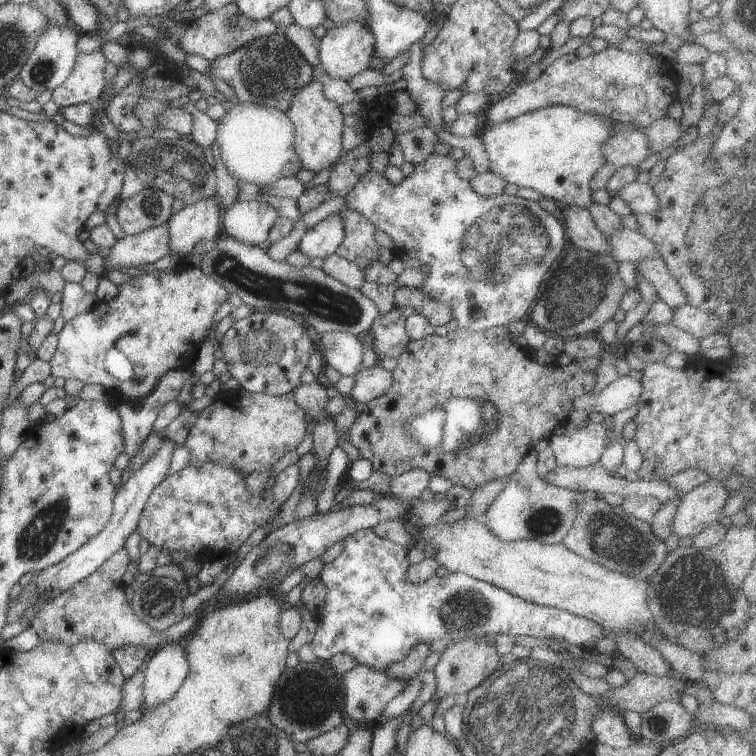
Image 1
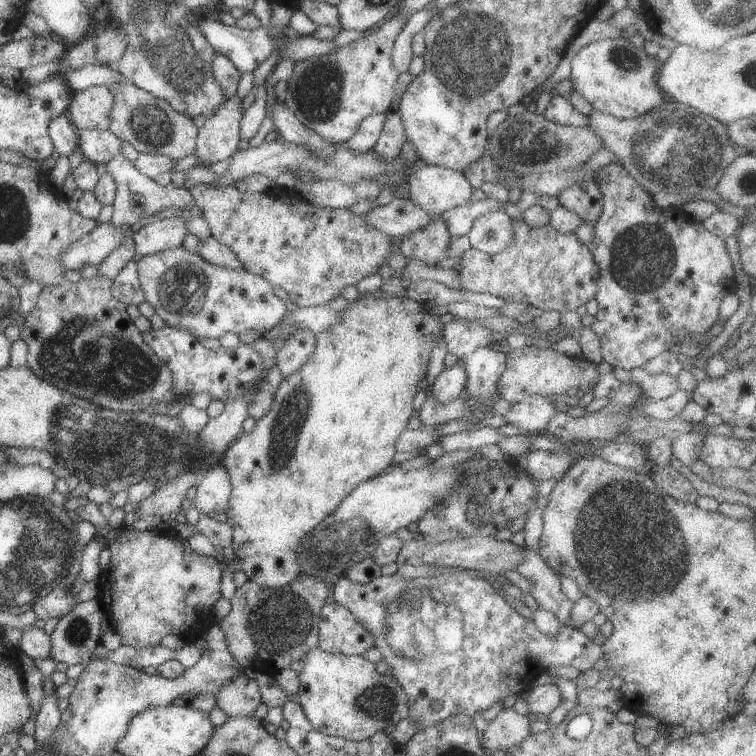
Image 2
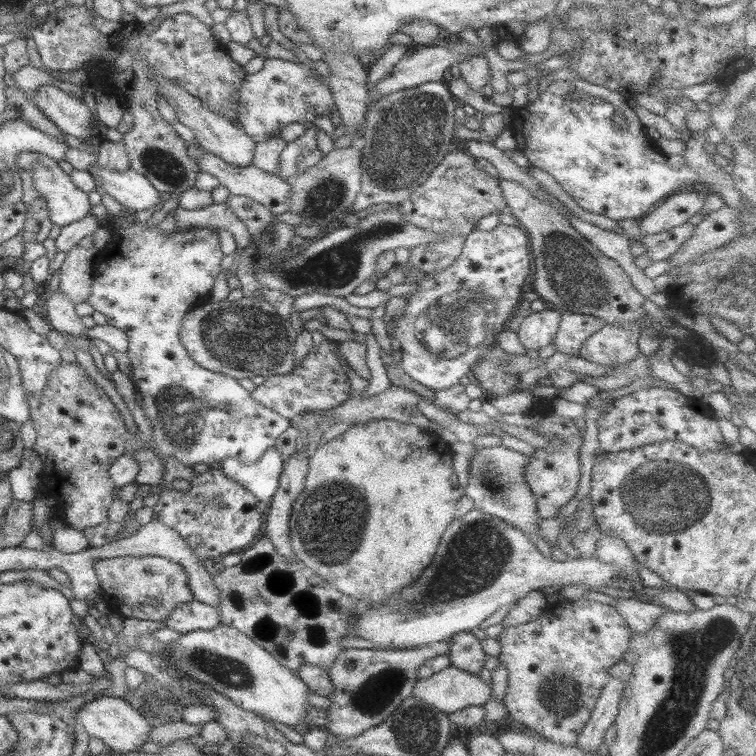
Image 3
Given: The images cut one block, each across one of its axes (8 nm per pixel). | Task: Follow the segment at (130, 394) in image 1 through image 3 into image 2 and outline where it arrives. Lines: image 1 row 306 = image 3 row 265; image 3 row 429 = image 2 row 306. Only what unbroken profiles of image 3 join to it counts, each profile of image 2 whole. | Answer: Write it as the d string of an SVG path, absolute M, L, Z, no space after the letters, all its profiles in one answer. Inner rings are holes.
M184 246L139 258L138 276L146 301L155 308L168 327L179 327L192 332L199 341L220 338L228 332L244 334L258 330L270 332L286 312L288 306L275 293L274 287L258 275L246 271L214 266L198 252Z

